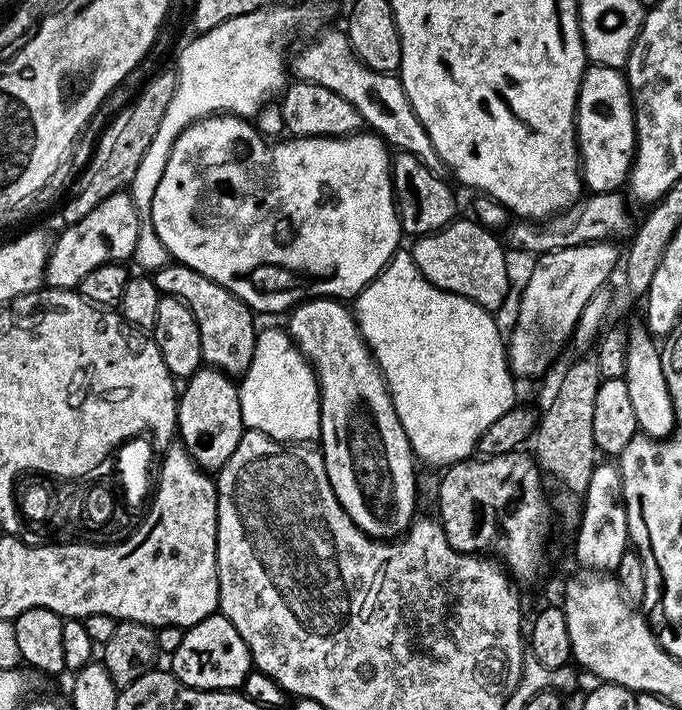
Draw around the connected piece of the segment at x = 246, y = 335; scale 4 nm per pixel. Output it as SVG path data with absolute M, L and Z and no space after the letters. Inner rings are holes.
M169 262L154 273L157 290L166 296L176 296L194 314L198 322L198 334L202 338L202 361L207 367L239 378L244 375L254 358L254 346L258 331L257 317L226 286L218 286L206 274L198 274L190 266Z

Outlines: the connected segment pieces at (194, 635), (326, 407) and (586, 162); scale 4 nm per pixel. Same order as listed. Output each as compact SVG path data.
M207 616L185 631L178 650L170 653L170 671L188 688L201 688L207 692L227 692L243 689L244 679L253 671L252 655L242 642L242 634L224 616Z
M317 298L314 300L305 300L304 303L297 304L295 308L291 309L288 318L286 331L291 336L292 341L296 343L296 347L300 349L300 352L308 359L309 364L312 365L316 373L316 383L320 385L320 439L318 444L322 449L326 474L330 478L330 486L334 490L334 494L338 498L342 510L346 510L346 514L350 514L350 518L354 522L354 526L358 526L358 530L362 530L366 535L371 536L373 540L389 541L403 536L418 512L416 506L417 469L415 467L412 468L414 457L410 442L406 438L406 430L402 426L402 422L398 422L398 414L394 410L394 402L392 401L392 396L388 393L388 386L384 382L384 375L380 373L380 367L376 365L376 360L372 357L372 351L368 349L368 343L362 338L360 328L356 324L353 309L347 303L338 300Z
M605 64L585 67L576 99L576 146L580 154L580 174L589 193L614 192L625 187L628 171L636 156L636 114L627 75Z

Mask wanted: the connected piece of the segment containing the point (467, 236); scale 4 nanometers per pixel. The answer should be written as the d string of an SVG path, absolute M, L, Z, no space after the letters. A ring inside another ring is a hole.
M457 218L438 232L415 237L411 243L410 251L418 270L422 270L424 277L434 286L470 298L490 313L495 313L496 308L503 306L508 296L508 260L504 257L505 245L498 239L497 233L488 231L471 218Z

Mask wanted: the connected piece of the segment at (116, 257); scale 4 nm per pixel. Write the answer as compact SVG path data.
M127 191L115 192L106 198L82 218L82 222L67 225L60 237L53 239L50 244L44 284L48 288L79 289L82 278L96 270L98 266L119 264L133 259L136 243L138 242L138 210L134 206L131 195Z

